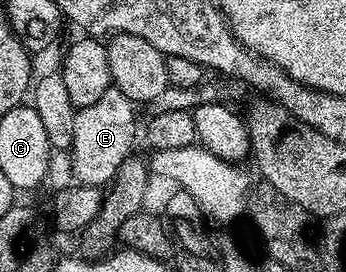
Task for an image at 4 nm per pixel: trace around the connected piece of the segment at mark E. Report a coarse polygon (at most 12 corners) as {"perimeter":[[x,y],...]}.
{"perimeter":[[113,86],[77,109],[68,159],[109,185],[133,149],[134,101]]}

